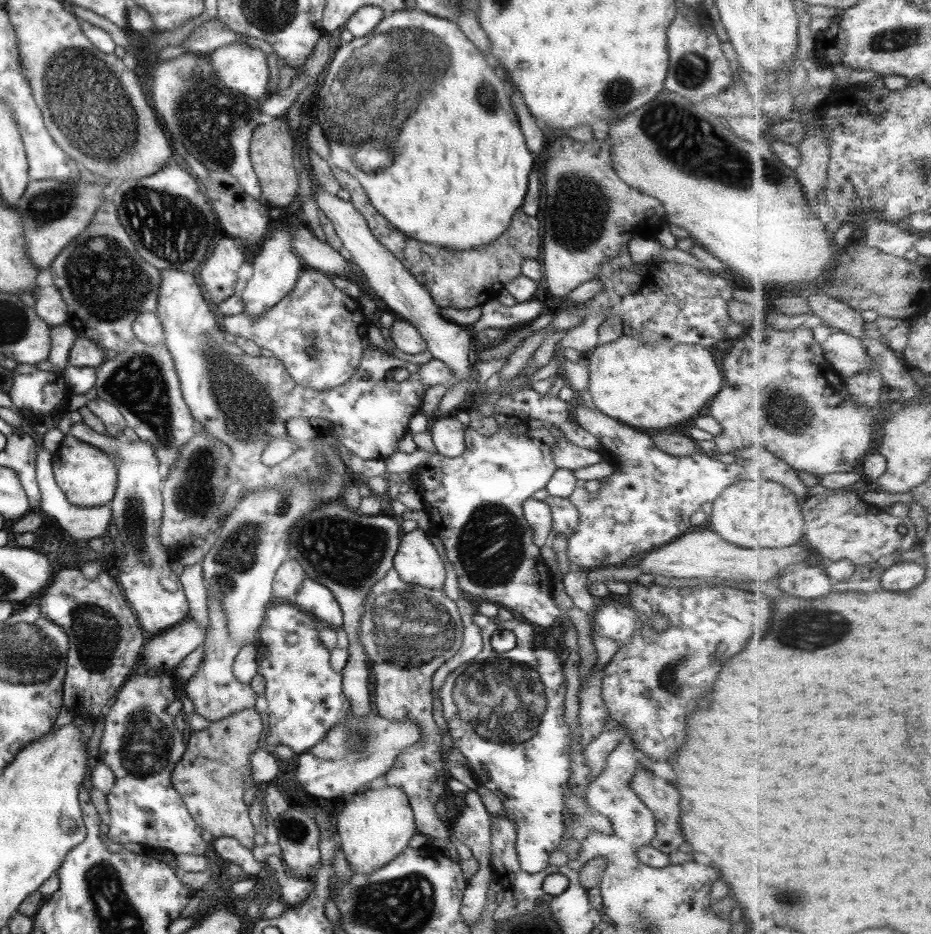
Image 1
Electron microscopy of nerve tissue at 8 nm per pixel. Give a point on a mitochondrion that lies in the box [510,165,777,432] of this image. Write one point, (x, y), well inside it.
(578, 210)

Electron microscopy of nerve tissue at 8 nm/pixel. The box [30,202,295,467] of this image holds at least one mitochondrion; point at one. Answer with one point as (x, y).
(106, 279)

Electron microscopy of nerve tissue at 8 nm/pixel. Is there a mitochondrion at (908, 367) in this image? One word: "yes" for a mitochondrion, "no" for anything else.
no

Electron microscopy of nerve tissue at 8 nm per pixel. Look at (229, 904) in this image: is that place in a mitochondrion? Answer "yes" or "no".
no

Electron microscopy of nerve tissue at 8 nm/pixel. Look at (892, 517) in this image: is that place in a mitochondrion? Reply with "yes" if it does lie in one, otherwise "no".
no

